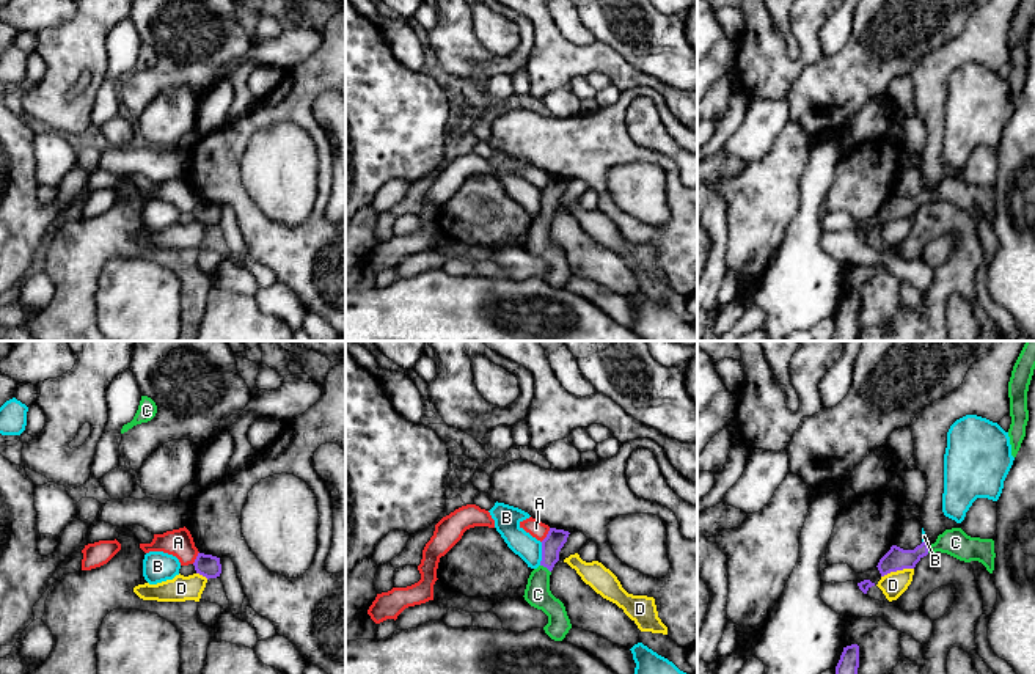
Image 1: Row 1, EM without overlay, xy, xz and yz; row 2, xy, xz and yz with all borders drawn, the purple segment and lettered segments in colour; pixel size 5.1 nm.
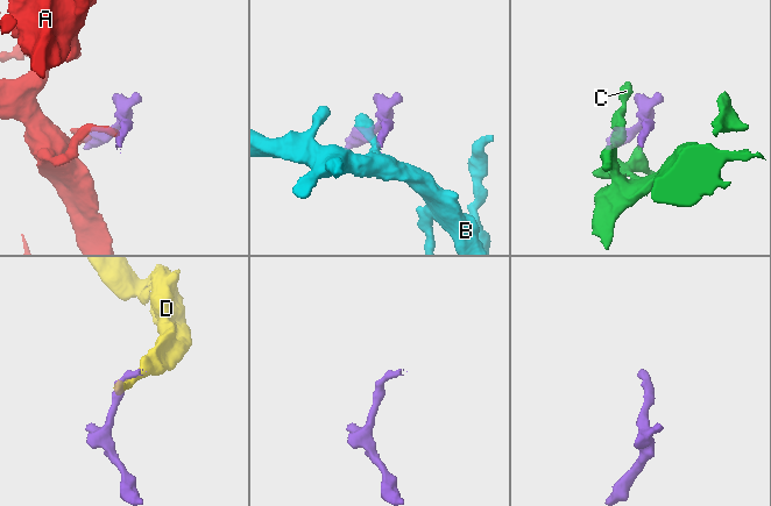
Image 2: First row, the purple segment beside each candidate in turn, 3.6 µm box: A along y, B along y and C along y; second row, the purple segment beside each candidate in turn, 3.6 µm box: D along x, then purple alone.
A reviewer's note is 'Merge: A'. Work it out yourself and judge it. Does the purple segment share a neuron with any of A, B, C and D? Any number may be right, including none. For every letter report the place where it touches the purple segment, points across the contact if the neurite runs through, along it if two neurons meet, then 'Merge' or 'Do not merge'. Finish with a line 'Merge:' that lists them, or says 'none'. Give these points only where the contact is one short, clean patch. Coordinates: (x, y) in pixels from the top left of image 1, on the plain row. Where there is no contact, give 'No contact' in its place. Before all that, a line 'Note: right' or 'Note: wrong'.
Note: wrong
A: Touches purple at xz (547, 183). Boundary: xz (550, 176), (541, 189). Do not merge
B: Touches purple at xz (542, 201). Boundary: xz (542, 190), (542, 208), (539, 212). Do not merge
C: Touches purple at xz (545, 214). Path across: xz (553, 190), (545, 214), (539, 225), (537, 242). Merge
D: Touches purple at yz (897, 217). Boundary: yz (913, 216), (891, 219), (881, 225). Do not merge
Merge: C

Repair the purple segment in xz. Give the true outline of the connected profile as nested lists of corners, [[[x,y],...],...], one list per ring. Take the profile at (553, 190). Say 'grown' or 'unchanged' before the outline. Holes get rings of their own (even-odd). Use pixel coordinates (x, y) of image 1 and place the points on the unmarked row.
grown; [[[550,176],[542,189],[540,214],[531,220],[523,244],[531,255],[542,258],[548,264],[548,272],[543,278],[554,289],[562,289],[572,277],[564,251],[550,239],[550,223],[559,209],[559,200],[569,182],[569,179]]]

